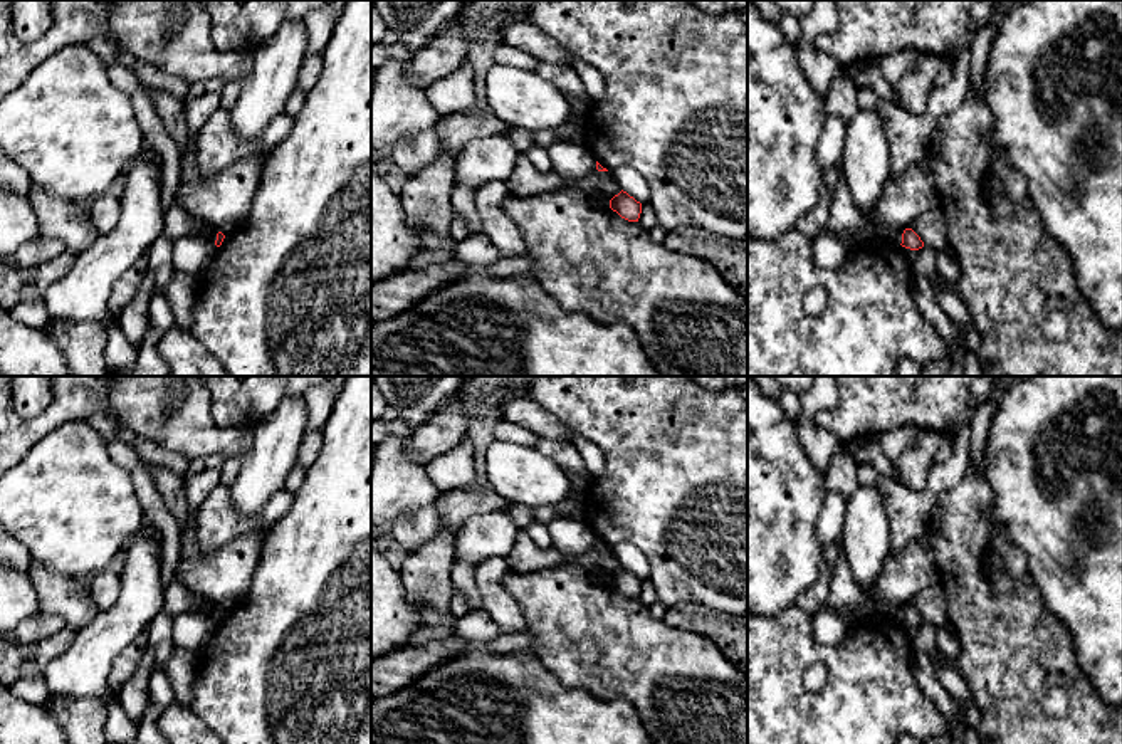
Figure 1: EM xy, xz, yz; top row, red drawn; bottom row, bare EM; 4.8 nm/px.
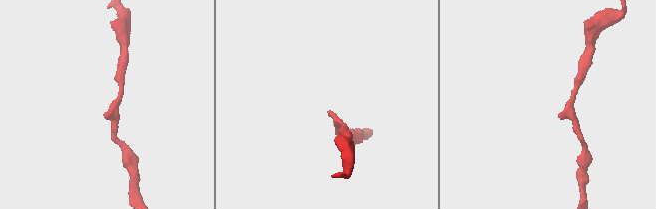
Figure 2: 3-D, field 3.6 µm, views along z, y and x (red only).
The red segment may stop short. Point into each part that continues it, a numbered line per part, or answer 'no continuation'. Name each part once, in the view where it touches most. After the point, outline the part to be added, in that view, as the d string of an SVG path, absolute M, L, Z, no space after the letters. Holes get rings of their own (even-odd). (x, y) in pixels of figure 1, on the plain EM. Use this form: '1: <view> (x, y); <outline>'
no continuation

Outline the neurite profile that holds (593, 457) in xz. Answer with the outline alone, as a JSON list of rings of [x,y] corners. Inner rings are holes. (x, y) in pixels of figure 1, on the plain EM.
[[[574,432],[569,435],[569,443],[579,452],[591,477],[601,477],[605,474],[605,453],[596,443]]]

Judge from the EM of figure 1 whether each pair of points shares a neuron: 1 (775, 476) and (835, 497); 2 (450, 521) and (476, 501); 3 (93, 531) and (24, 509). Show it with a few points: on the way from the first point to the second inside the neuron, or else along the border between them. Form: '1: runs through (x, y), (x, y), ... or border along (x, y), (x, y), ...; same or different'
1: border along (823, 472), (823, 508), (817, 519), (815, 533); different
2: runs through (457, 514), (469, 504); same
3: runs through (76, 514), (71, 509), (41, 509); same

